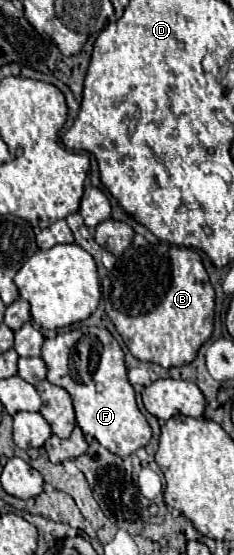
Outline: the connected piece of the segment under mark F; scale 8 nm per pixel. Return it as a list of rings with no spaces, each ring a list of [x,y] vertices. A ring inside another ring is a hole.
[[[87,327],[87,329],[71,329],[65,333],[59,333],[53,339],[45,339],[43,343],[43,353],[41,359],[47,363],[47,379],[57,385],[63,387],[71,399],[73,399],[73,407],[75,407],[75,415],[77,415],[77,425],[83,429],[85,435],[95,437],[107,451],[119,455],[119,457],[127,457],[131,453],[135,453],[139,447],[145,447],[151,439],[151,427],[145,419],[145,415],[139,411],[137,403],[135,403],[135,391],[131,387],[131,383],[127,381],[127,367],[125,367],[125,353],[121,349],[121,345],[117,343],[117,339],[103,327]],[[85,335],[93,335],[95,345],[101,345],[99,351],[99,365],[95,367],[97,371],[93,371],[95,375],[91,377],[79,377],[77,369],[71,367],[71,357],[75,347],[79,345],[81,337]]]

